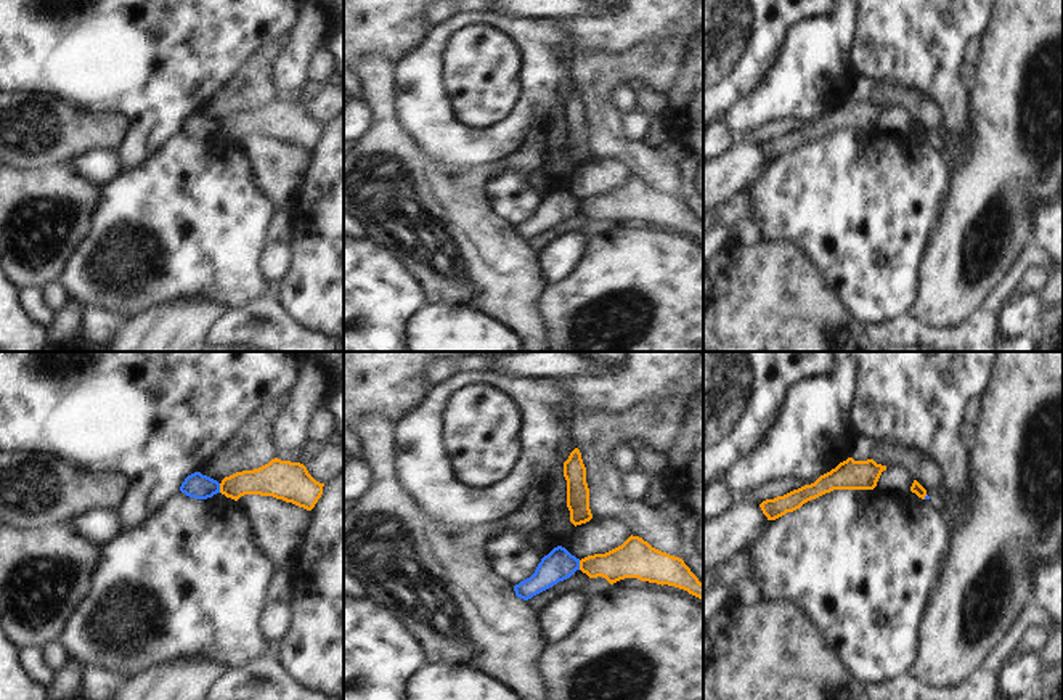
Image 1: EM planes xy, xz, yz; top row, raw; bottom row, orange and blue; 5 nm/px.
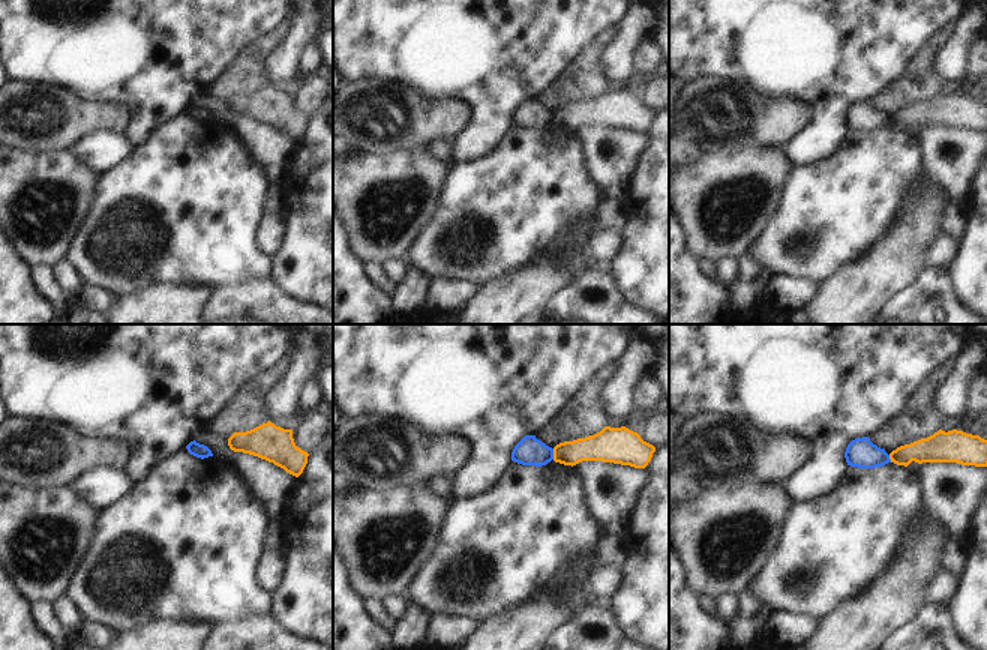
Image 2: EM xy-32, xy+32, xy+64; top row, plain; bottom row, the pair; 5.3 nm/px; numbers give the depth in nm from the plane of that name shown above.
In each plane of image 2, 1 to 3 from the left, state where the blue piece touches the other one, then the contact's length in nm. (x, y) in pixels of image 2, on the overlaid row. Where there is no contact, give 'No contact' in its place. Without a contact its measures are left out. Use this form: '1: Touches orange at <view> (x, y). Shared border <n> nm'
1: No contact
2: Touches orange at xy+32 (554, 454). Shared border 60 nm
3: Touches orange at xy+64 (890, 458). Shared border 40 nm

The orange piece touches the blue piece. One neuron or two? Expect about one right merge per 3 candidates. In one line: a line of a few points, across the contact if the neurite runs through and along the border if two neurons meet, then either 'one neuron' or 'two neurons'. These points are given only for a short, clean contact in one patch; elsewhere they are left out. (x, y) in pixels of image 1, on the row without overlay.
line xy (219, 124), (220, 132); two neurons

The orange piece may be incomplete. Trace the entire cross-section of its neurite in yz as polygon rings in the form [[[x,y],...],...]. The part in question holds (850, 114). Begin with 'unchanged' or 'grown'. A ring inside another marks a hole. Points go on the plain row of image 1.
unchanged | [[[848,98],[830,112],[821,116],[814,124],[804,125],[784,136],[766,140],[760,148],[768,161],[776,161],[833,130],[874,130],[883,111],[886,111],[886,106],[877,104],[874,100],[854,101]]]

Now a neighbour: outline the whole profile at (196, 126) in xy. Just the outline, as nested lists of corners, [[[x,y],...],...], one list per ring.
[[[194,112],[185,119],[180,132],[189,138],[207,140],[220,133],[220,124],[201,112]]]

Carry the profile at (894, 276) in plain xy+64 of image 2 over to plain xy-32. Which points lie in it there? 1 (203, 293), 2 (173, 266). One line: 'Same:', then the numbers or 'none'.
Same: 1

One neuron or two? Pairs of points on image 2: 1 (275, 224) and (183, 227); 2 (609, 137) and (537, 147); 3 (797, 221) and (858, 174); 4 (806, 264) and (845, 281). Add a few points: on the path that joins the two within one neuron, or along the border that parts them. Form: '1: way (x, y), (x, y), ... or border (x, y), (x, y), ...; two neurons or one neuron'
1: border (263, 215), (257, 230), (257, 245), (270, 257); two neurons
2: border (572, 131), (579, 140), (582, 165), (590, 176); two neurons
3: way (812, 221), (843, 189); one neuron
4: border (861, 255), (840, 266), (818, 284); two neurons

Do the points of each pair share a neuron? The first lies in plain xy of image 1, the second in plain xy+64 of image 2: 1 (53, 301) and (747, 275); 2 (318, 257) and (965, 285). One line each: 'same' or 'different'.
1: different
2: same

